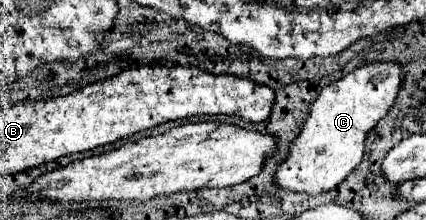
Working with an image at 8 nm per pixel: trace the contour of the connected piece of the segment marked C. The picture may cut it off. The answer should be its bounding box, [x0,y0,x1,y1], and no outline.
[274,62,402,196]

